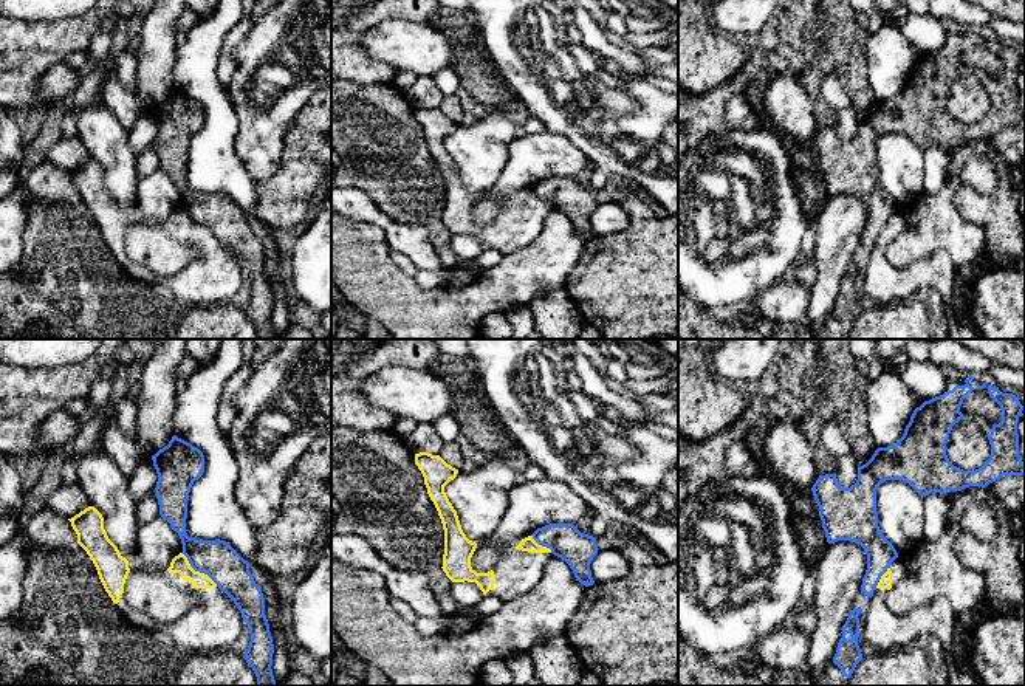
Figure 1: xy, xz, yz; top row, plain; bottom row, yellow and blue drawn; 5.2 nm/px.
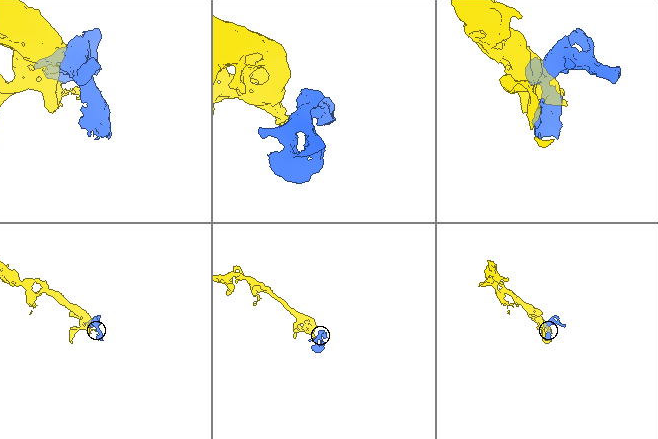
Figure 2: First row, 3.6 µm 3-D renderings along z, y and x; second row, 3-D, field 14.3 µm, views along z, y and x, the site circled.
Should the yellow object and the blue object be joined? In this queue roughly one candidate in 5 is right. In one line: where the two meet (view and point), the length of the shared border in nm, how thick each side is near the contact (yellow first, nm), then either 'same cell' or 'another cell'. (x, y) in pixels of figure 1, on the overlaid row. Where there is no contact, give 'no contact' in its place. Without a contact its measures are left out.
meets yellow in xy at (198, 572); contact 260 nm long; 90 nm thick on the yellow side, 200 nm on the other; another cell

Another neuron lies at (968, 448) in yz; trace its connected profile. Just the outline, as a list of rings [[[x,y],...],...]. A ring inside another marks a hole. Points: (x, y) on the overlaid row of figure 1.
[[[965,417],[952,426],[946,455],[954,466],[963,471],[975,471],[991,455],[989,438],[974,418]]]

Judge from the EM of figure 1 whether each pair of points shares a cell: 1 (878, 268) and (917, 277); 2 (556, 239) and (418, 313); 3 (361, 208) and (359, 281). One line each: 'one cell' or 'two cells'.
1: one cell
2: one cell
3: two cells

